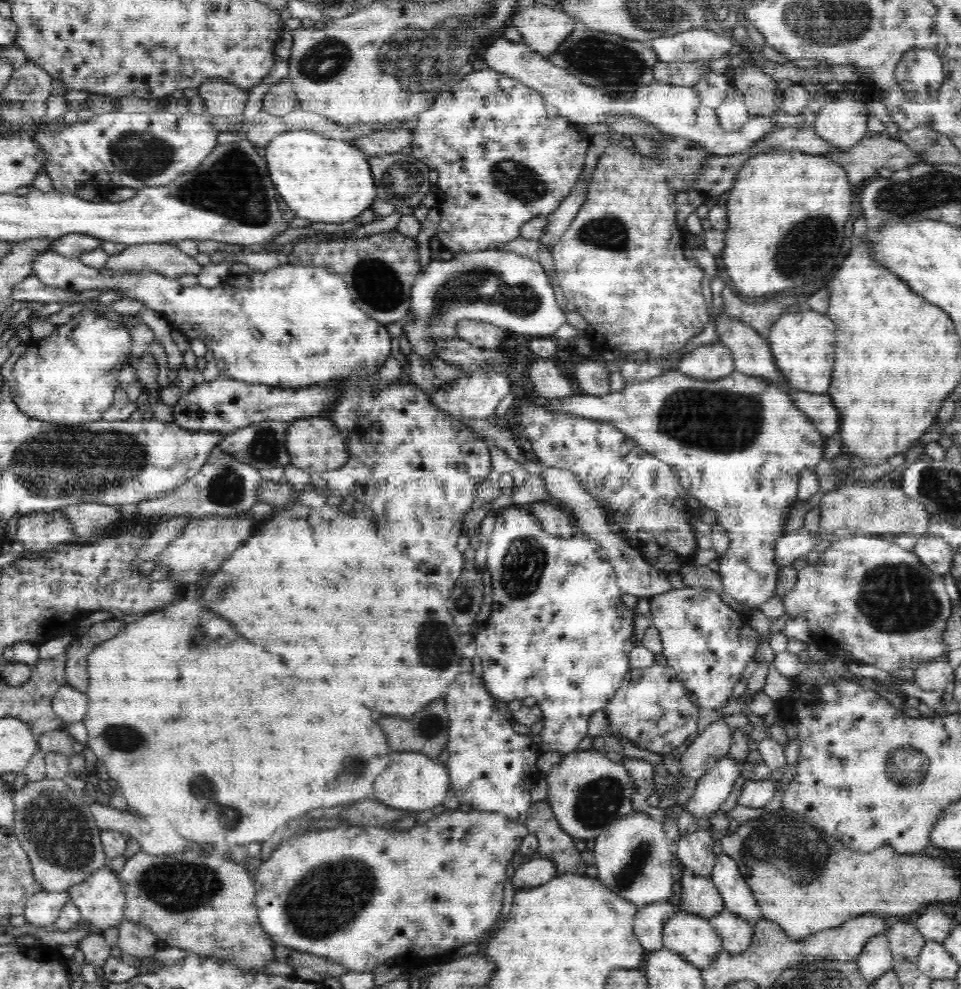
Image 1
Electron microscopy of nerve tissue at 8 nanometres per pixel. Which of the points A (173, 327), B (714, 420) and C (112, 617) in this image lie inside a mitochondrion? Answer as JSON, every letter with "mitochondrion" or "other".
{"A":"other","B":"mitochondrion","C":"other"}

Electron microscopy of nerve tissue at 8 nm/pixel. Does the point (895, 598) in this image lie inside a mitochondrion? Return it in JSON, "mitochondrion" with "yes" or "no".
{"mitochondrion":"yes"}

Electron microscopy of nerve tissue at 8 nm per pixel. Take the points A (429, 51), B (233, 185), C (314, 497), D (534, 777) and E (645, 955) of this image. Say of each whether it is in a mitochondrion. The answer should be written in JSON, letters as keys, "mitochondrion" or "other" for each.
{"A":"mitochondrion","B":"mitochondrion","C":"other","D":"other","E":"other"}

